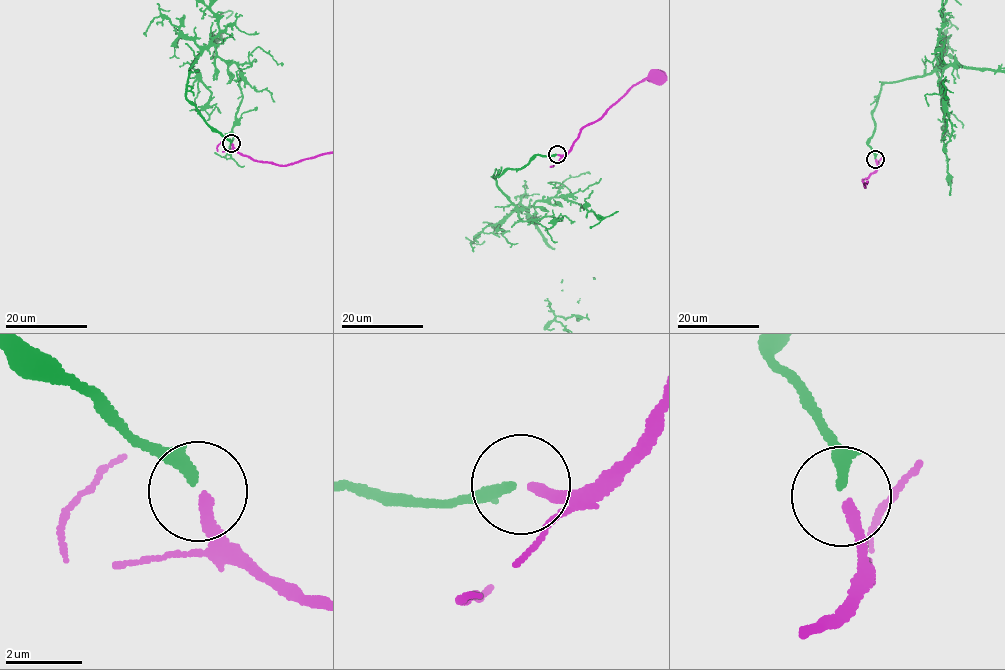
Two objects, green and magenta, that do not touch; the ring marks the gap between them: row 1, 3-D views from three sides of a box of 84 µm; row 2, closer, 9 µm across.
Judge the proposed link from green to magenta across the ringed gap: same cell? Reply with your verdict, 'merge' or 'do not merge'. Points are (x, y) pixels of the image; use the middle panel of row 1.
merge

